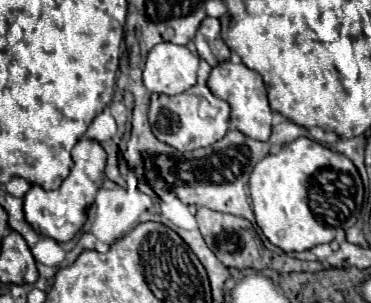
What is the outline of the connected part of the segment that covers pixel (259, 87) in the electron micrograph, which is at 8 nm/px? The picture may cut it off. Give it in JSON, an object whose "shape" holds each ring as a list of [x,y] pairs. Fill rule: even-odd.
{"shape":[[[226,60],[210,70],[206,84],[214,96],[218,96],[230,104],[230,124],[236,130],[240,130],[242,134],[246,134],[252,140],[262,140],[262,142],[268,140],[270,128],[272,128],[272,124],[270,124],[272,122],[272,108],[266,98],[266,86],[264,86],[262,76],[258,72],[250,70],[242,62],[234,64],[234,62]]]}

